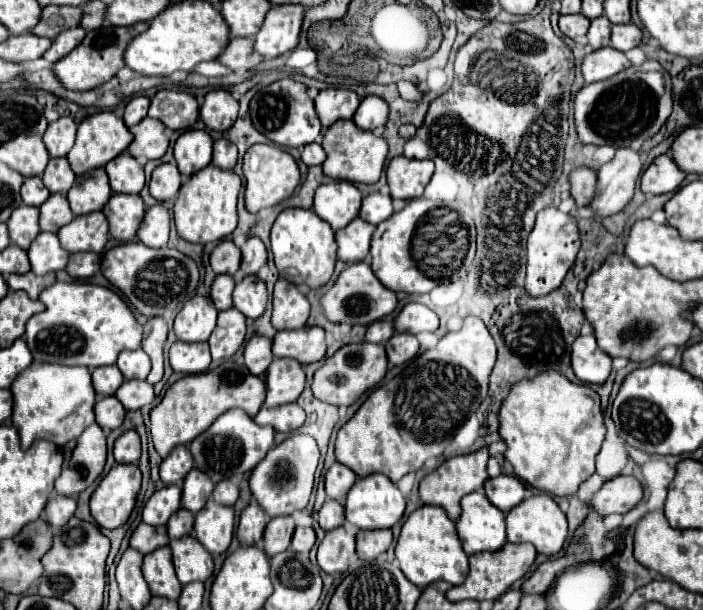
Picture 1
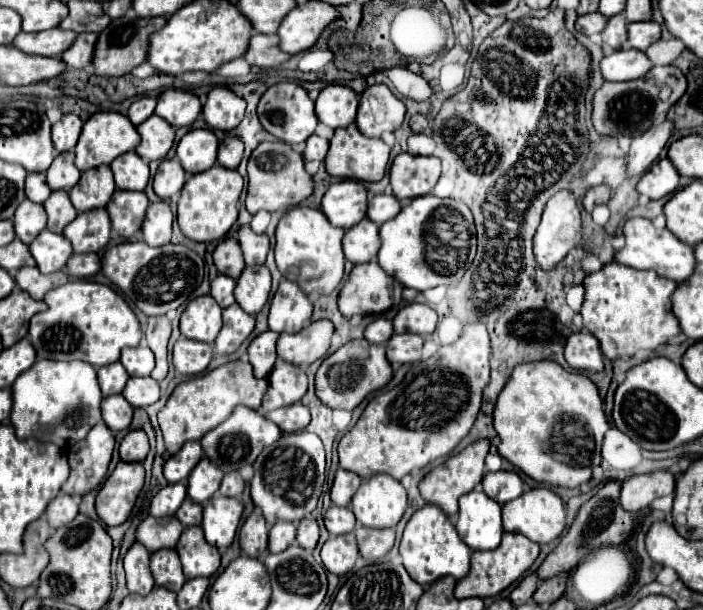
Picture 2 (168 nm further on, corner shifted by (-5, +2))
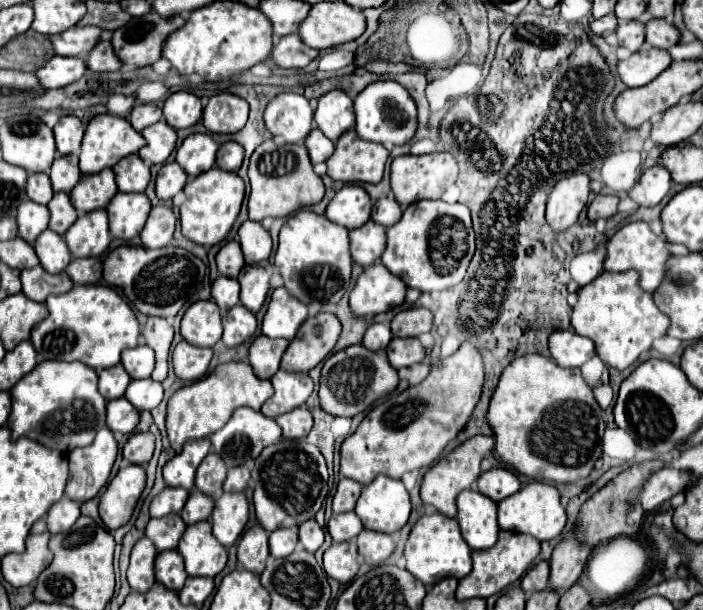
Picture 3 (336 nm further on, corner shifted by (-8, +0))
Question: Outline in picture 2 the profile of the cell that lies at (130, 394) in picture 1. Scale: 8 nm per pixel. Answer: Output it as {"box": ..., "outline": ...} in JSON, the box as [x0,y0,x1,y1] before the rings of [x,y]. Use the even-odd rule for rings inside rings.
{"box":[123,377,159,407],"outline":[[[131,377],[123,389],[123,397],[131,407],[149,407],[159,401],[159,383],[151,377]]]}

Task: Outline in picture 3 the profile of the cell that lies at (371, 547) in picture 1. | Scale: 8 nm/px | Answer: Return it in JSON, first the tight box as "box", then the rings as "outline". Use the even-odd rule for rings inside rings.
{"box":[358,529,396,567],"outline":[[[362,529],[358,535],[358,553],[372,567],[382,565],[394,551],[396,541],[388,533],[378,533],[370,529]]]}

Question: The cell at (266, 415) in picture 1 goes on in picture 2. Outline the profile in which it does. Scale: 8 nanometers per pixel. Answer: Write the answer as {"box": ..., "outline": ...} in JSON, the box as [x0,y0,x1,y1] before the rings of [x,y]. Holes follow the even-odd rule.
{"box":[265,403,309,433],"outline":[[[295,403],[291,407],[281,407],[277,411],[271,411],[265,415],[269,421],[277,423],[279,429],[283,433],[295,433],[295,431],[301,431],[309,425],[309,409],[305,409],[305,405],[301,403]]]}

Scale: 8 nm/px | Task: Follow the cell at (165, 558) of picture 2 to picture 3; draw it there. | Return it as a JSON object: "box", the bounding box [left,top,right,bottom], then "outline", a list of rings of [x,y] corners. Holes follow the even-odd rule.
{"box":[156,551,188,591],"outline":[[[164,551],[156,555],[156,581],[172,591],[180,591],[188,579],[184,571],[184,559],[178,551]]]}

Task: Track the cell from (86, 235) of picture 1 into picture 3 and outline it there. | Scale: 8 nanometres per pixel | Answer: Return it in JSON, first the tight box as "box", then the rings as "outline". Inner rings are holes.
{"box":[64,209,112,257],"outline":[[[96,209],[76,219],[76,223],[64,235],[74,257],[98,257],[102,255],[112,237],[108,229],[108,215],[104,209]]]}

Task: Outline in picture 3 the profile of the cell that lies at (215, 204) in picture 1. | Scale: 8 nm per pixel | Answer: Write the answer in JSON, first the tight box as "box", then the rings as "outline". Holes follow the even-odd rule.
{"box":[180,167,244,247],"outline":[[[212,167],[204,175],[190,179],[184,187],[184,193],[186,193],[186,201],[180,205],[182,235],[206,247],[224,241],[240,213],[240,205],[244,199],[244,181],[236,173],[220,171],[218,167]]]}

